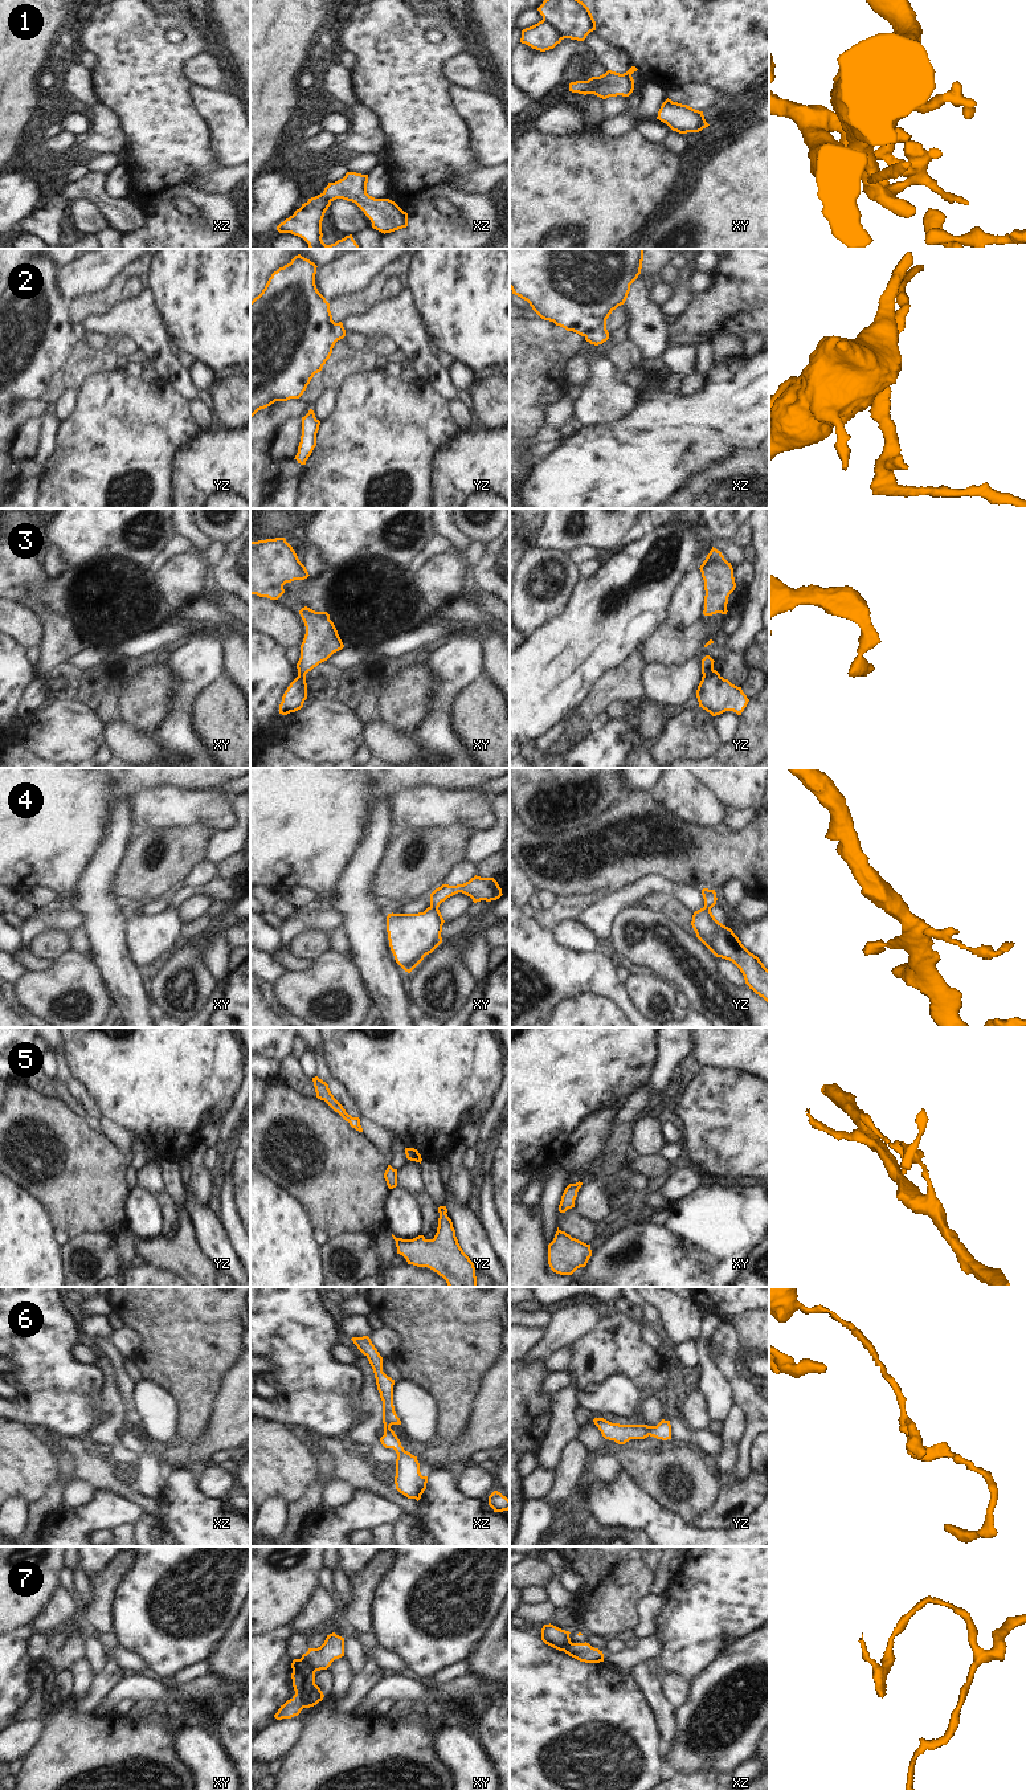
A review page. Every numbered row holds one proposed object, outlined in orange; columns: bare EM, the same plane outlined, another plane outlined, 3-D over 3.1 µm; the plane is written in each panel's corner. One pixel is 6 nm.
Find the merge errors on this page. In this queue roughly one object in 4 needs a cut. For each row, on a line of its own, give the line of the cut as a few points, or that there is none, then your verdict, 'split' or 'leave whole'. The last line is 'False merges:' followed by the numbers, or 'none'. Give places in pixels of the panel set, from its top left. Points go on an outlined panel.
1: cut none; leave whole
2: cut none; leave whole
3: cut yz (712, 669), (703, 675); split
4: cut none; leave whole
5: cut none; leave whole
6: cut none; leave whole
7: cut xy (301, 1658), (314, 1672); split
False merges: 3, 7

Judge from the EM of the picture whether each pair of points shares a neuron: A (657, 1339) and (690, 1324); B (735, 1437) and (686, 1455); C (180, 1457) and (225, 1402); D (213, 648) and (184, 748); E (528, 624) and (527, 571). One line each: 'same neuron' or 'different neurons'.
A: different neurons
B: different neurons
C: same neuron
D: same neuron
E: same neuron

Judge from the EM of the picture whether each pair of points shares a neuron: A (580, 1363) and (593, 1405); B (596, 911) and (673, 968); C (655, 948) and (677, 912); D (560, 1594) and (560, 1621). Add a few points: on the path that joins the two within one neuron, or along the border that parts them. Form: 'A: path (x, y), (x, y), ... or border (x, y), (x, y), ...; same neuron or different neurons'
A: border (584, 1396), (581, 1400); different neurons
B: border (629, 903), (614, 914), (610, 935); different neurons
C: border (644, 906), (667, 914), (686, 928); different neurons
D: border (569, 1607), (555, 1609); different neurons

